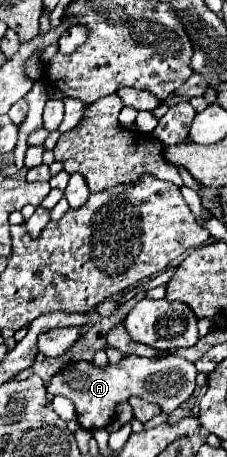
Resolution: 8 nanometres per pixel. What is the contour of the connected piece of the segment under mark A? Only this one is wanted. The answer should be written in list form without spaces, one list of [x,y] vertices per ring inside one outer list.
[[[126,355],[120,363],[108,363],[106,367],[98,367],[90,361],[74,361],[74,365],[60,369],[46,383],[46,391],[52,395],[62,395],[74,401],[78,423],[82,429],[102,429],[116,419],[116,407],[128,401],[132,395],[144,401],[160,405],[164,415],[170,415],[176,407],[180,407],[194,391],[196,383],[196,367],[194,363],[178,357],[164,359],[146,359],[138,355]]]

